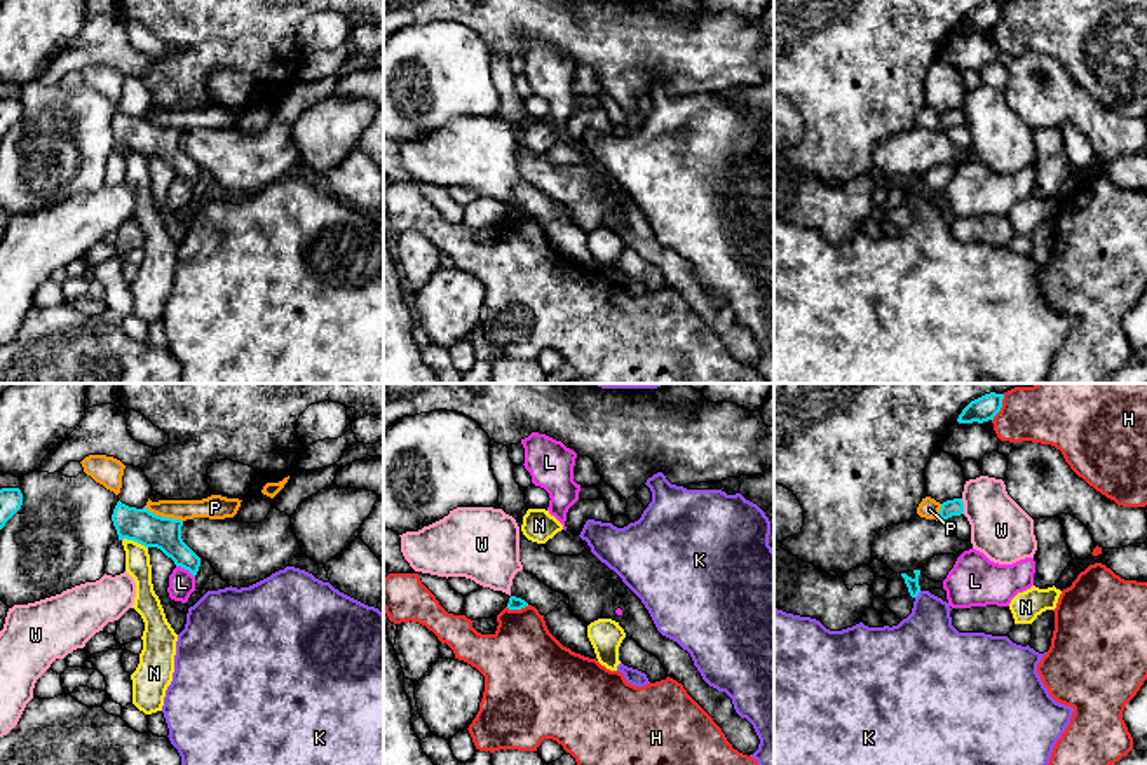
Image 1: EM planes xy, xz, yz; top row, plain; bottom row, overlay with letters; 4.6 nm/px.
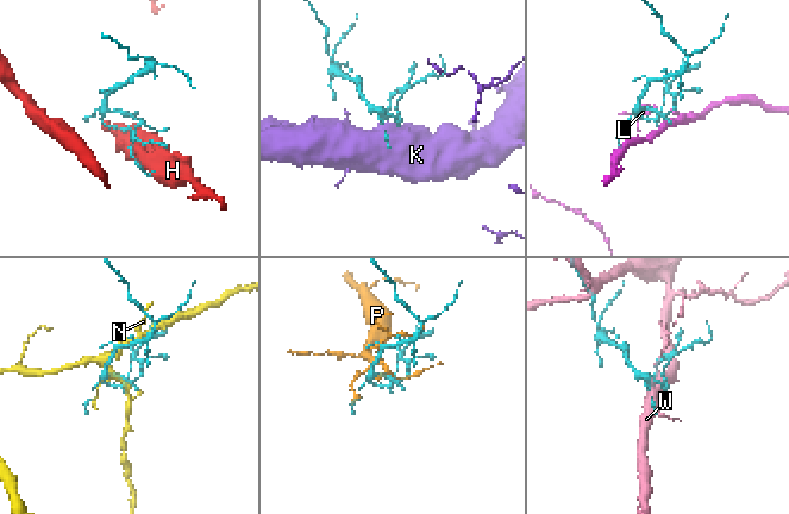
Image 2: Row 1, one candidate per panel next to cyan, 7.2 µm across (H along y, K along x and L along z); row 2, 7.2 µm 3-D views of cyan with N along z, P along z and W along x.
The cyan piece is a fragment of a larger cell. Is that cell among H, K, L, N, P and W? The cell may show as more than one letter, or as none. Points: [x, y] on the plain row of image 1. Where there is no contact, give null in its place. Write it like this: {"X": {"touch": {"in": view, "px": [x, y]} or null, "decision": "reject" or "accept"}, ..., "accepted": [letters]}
{"H": {"touch": {"in": "xz", "px": [516, 218]}, "decision": "reject"}, "K": {"touch": {"in": "yz", "px": [917, 204]}, "decision": "accept"}, "L": {"touch": {"in": "xy", "px": [185, 178]}, "decision": "reject"}, "N": {"touch": {"in": "xy", "px": [135, 150]}, "decision": "reject"}, "P": {"touch": {"in": "xy", "px": [164, 128]}, "decision": "reject"}, "W": {"touch": {"in": "yz", "px": [963, 115]}, "decision": "reject"}, "accepted": ["K"]}

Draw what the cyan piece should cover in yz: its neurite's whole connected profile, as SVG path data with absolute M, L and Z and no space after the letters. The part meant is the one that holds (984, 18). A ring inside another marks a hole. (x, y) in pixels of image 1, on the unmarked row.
M995 2L985 3L971 10L962 19L957 31L959 33L973 33L973 31L983 33L983 31L994 30L994 26L1002 17L1002 9L1004 9L1004 3L995 3Z

